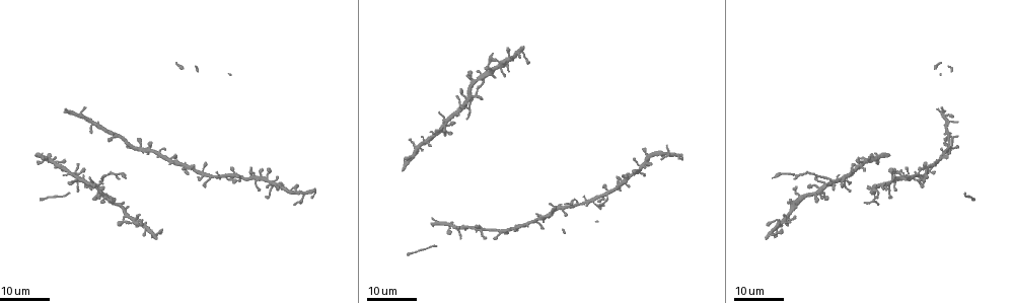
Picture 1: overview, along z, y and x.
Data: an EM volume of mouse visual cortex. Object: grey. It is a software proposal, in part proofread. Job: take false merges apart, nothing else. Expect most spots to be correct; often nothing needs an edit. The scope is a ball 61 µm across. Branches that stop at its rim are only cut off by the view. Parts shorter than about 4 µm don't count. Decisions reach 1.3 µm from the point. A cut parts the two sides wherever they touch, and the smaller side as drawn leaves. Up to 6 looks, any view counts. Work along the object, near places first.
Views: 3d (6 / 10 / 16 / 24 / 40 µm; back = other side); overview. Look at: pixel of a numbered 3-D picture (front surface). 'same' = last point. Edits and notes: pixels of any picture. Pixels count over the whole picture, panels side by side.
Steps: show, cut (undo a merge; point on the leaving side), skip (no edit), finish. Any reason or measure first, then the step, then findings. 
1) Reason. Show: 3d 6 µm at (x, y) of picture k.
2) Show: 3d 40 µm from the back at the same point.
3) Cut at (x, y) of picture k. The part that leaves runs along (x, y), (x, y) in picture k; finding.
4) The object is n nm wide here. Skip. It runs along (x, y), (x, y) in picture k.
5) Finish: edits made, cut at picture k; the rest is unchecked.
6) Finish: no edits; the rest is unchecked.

Four arms meet. Show: 3d 24 µm at (826, 184) of picture 1.

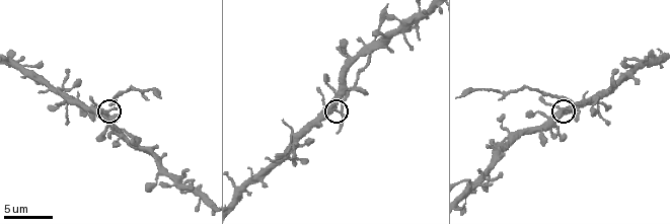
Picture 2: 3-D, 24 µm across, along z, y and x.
Show: 3d 10 µm at (560, 114) of picture 2.

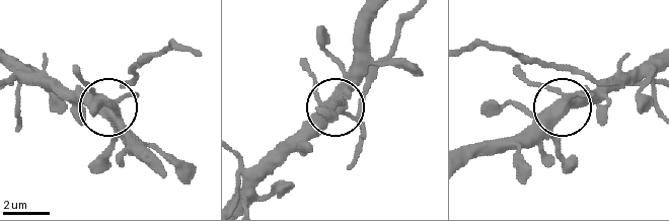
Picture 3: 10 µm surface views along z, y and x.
The object is 400 nm wide here. Skip. All the same cell.

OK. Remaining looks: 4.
A fork. Show: 3d 24 µm at (947, 151) of picture 1.

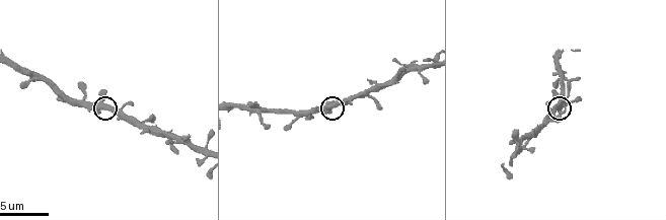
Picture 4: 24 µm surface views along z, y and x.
Show: 3d 6 µm at (559, 104) of picture 4.

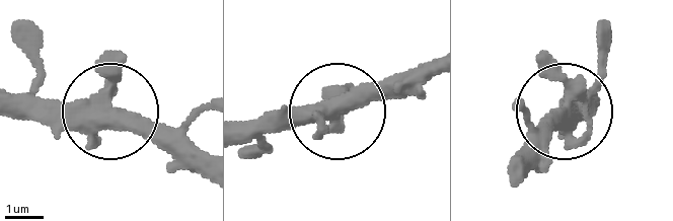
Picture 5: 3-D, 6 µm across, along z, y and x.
Skip. It runs along (20, 96), (107, 106), (156, 126), (185, 123), (205, 106) in picture 5; one cell here.

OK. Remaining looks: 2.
Four arms meet. Show: 3d 16 µm at (518, 150) of picture 4.

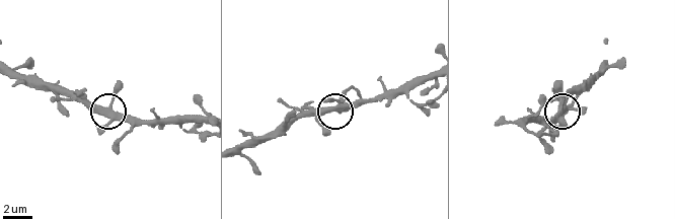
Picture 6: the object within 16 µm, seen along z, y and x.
Skip. It runs along (12, 69), (103, 107), (108, 106), (121, 82) in picture 6; one cell here.

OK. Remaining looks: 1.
Finish: no edits; the rest is unchecked.

